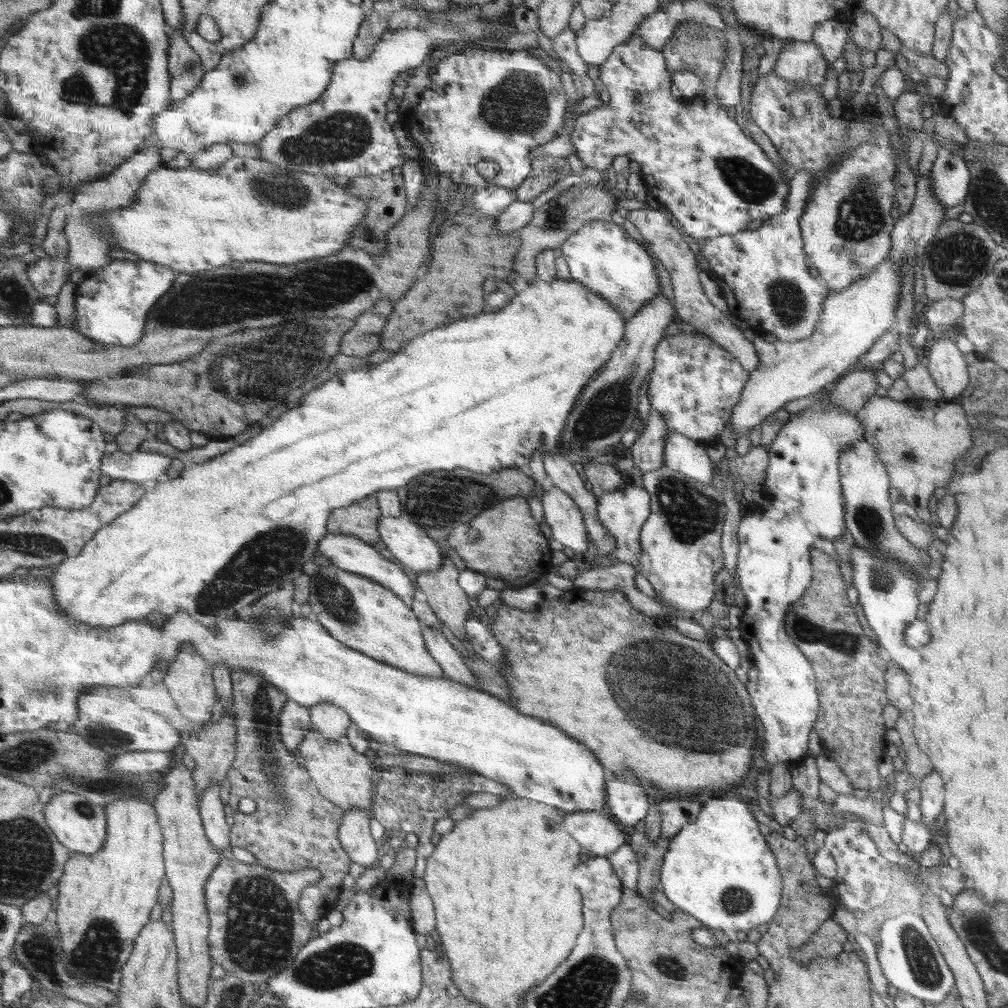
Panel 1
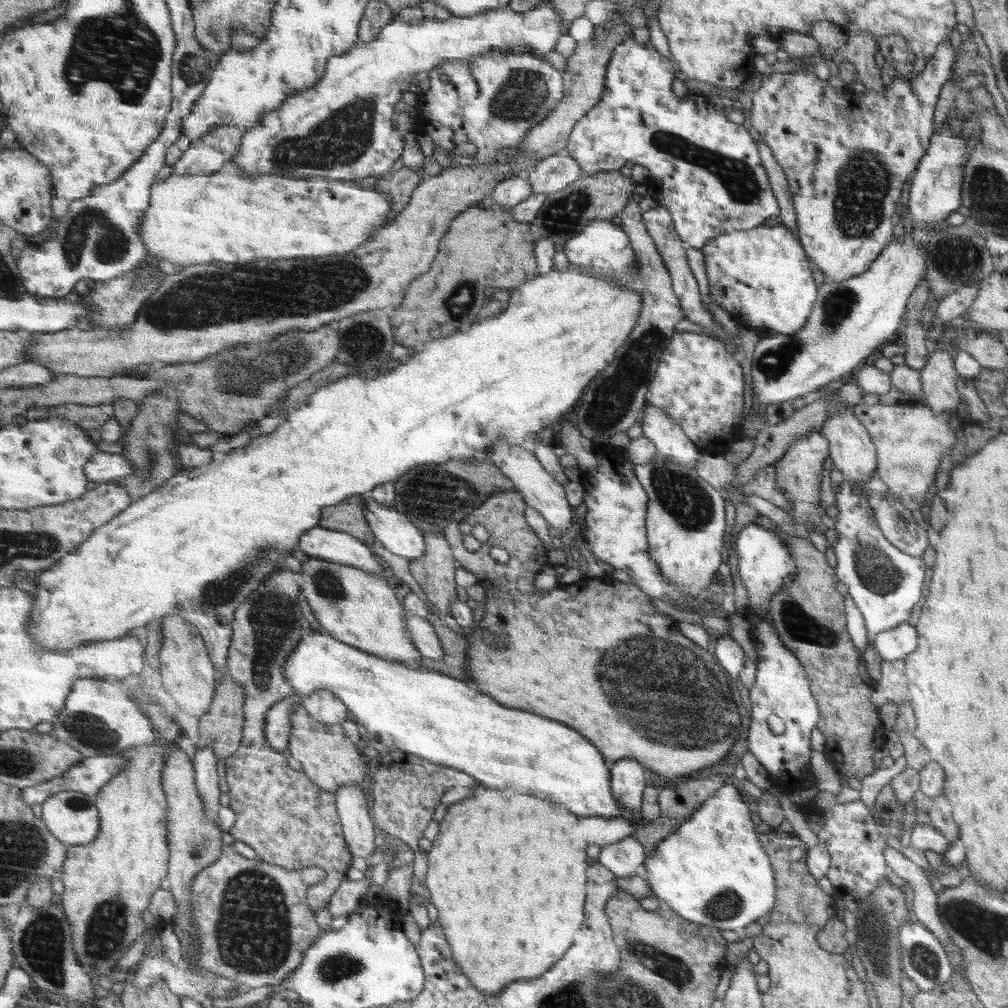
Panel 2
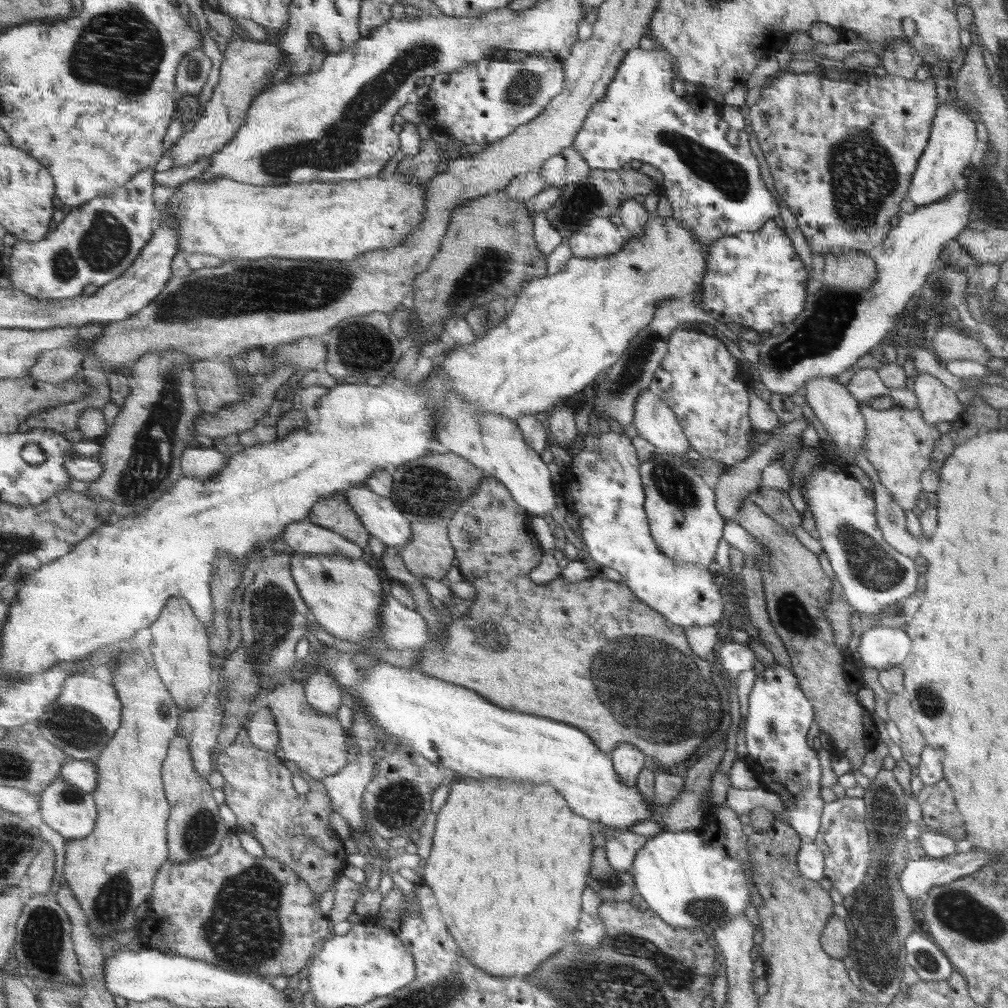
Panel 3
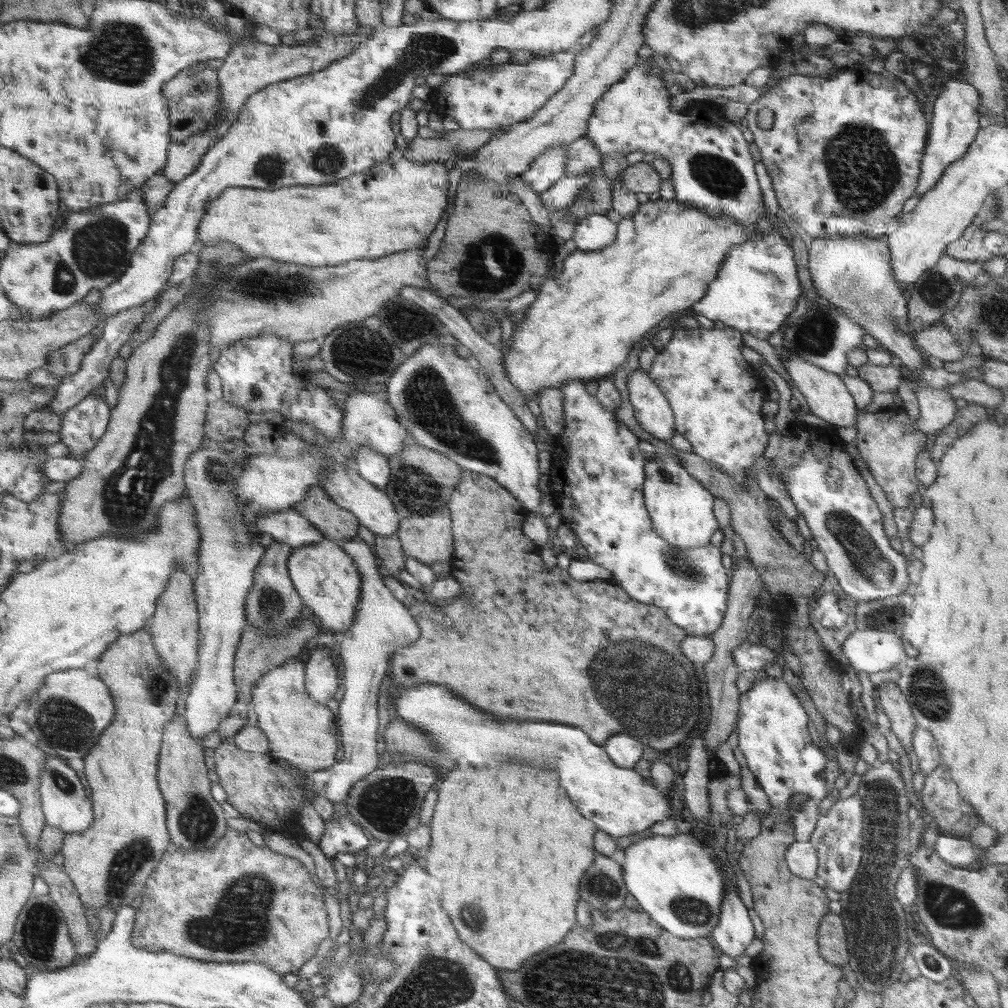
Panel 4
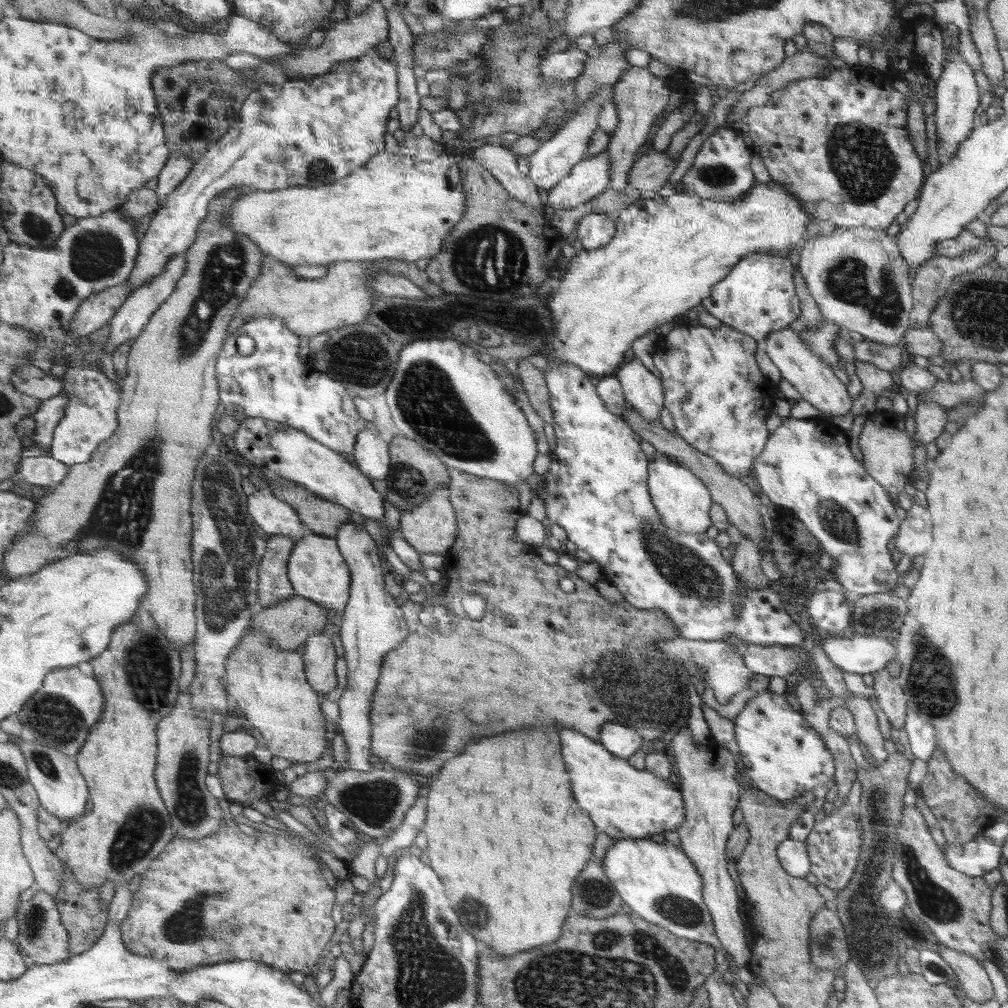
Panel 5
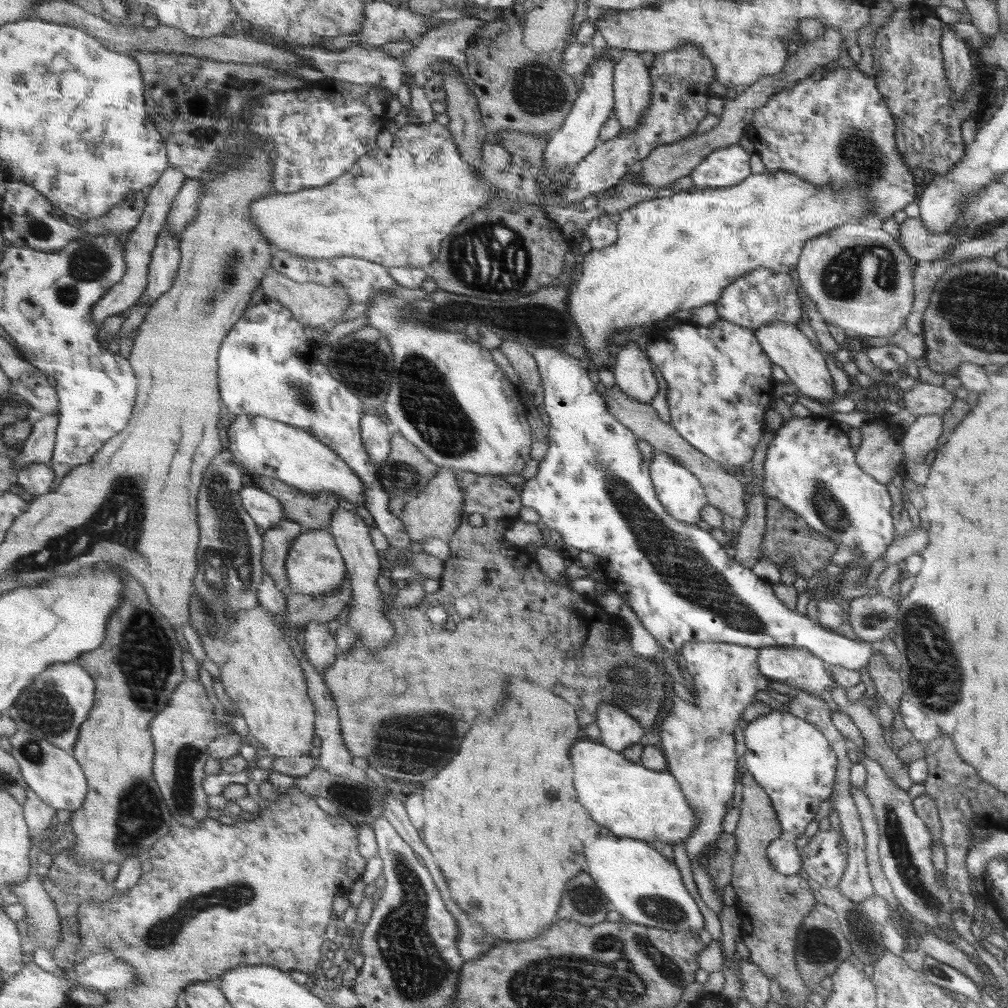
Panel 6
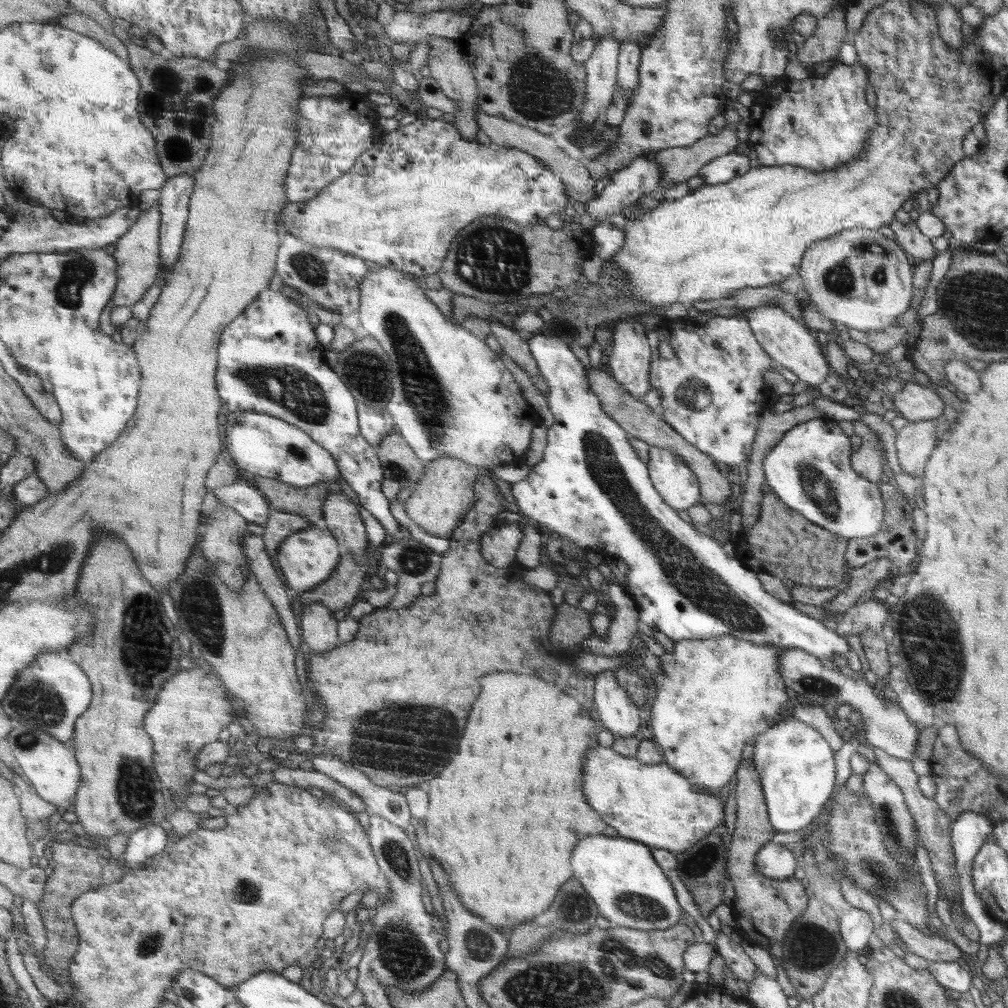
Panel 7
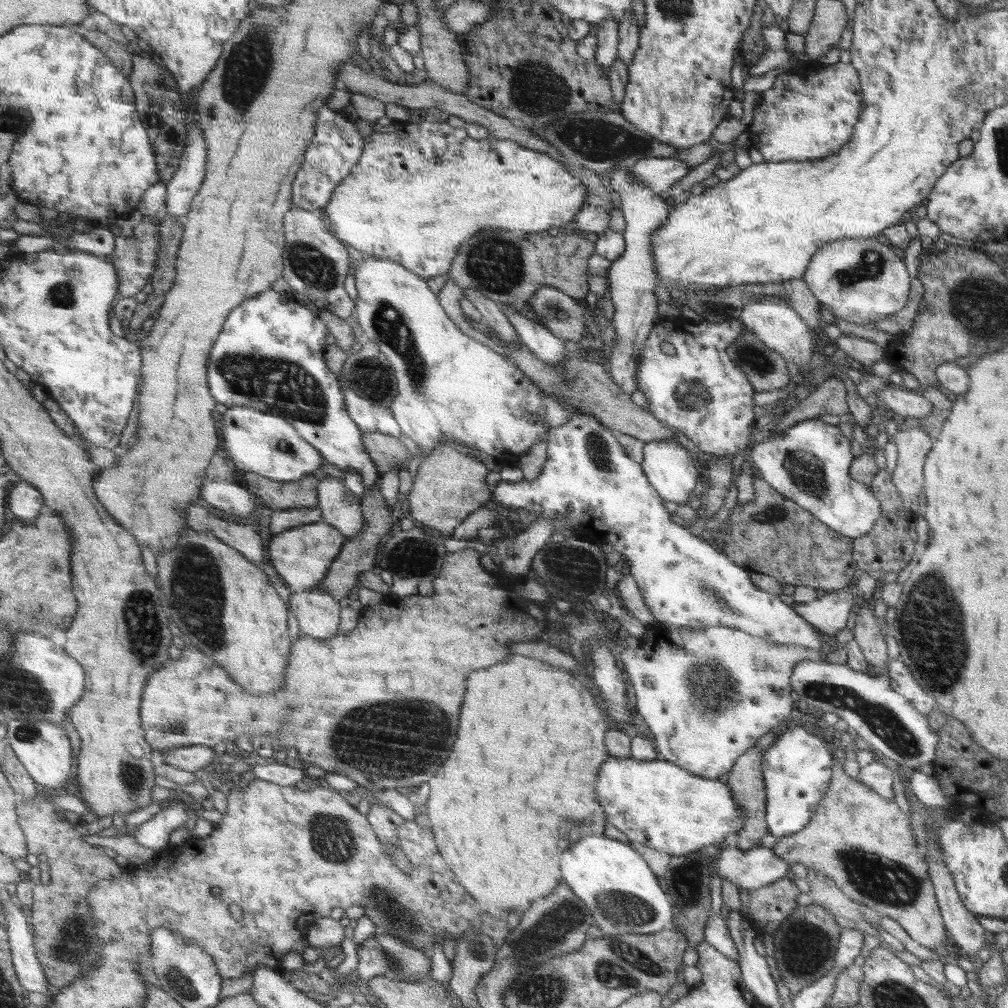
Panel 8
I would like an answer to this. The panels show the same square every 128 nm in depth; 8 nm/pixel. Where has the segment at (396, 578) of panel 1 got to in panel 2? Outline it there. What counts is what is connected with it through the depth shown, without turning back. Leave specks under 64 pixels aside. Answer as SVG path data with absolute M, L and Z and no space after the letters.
M318 526L318 528L310 528L297 541L297 548L310 557L382 574L382 565L378 563L372 549L346 532Z

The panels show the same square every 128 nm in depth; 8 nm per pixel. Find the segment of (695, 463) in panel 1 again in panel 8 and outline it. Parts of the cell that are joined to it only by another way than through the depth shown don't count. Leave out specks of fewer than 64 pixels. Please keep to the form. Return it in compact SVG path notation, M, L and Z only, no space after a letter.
M616 169L611 173L610 188L619 197L619 210L626 226L625 253L607 270L610 298L615 308L612 322L617 332L617 342L610 354L609 373L622 390L632 395L637 390L637 364L642 347L651 334L654 320L658 318L658 298L654 290L661 278L650 246L653 234L663 226L668 216L668 206L660 194L656 196L652 189L641 185L628 169Z

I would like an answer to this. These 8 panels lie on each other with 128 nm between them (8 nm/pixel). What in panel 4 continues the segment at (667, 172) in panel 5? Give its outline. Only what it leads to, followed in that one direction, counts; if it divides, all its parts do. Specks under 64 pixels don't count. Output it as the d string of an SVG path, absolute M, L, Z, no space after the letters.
M643 161L626 167L621 176L621 182L618 182L620 186L624 185L624 190L631 190L636 194L638 192L650 194L660 191L661 183L662 180L658 172L652 168L650 163Z

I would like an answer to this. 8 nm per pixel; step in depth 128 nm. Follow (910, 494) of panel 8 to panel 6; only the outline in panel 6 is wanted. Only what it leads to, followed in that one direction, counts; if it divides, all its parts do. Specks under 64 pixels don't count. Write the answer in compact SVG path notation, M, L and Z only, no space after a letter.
M938 414L918 416L904 431L902 449L905 450L906 459L916 464L926 463L940 442L938 438L944 431L944 418Z

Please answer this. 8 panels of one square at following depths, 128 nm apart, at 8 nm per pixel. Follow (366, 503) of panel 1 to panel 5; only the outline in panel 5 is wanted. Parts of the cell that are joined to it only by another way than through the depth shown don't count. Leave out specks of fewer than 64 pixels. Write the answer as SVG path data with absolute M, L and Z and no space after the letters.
M273 476L267 490L276 499L289 504L302 524L308 526L313 534L336 538L342 524L351 522L351 512L342 505L314 495L310 490L296 482Z

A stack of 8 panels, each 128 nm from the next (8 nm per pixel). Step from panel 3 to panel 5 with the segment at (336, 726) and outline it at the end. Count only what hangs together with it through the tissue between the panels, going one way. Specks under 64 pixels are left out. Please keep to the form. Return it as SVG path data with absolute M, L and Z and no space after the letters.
M250 627L230 655L226 676L235 708L260 732L265 747L297 767L318 760L328 748L326 719L318 704L319 695L304 678L302 657L296 651L277 649L266 633Z

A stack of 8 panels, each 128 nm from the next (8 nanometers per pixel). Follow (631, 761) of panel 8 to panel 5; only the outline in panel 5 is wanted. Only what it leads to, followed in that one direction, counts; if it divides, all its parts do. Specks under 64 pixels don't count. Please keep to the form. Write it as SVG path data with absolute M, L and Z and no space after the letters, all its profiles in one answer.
M562 730L562 752L566 752L566 764L570 764L570 776L574 776L574 792L578 792L578 804L594 816L594 824L612 838L646 839L653 834L677 830L685 822L685 803L674 779L654 776L645 768L638 770L626 759L614 756L600 740L594 741L574 730Z

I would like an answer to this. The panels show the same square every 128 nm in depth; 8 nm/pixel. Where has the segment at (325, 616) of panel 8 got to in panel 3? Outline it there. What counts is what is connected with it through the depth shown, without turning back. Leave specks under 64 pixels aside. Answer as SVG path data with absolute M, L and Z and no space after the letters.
M318 667L306 679L305 687L307 700L311 707L329 715L334 715L340 708L342 694L331 672Z

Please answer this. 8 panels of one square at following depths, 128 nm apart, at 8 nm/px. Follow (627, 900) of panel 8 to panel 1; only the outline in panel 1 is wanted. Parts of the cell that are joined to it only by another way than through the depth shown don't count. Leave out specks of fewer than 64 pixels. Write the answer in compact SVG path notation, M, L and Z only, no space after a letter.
M730 789L725 791L722 796L713 796L709 801L706 801L701 807L701 811L698 813L697 819L692 824L687 824L682 827L677 835L674 835L669 842L668 850L663 858L663 863L659 872L659 889L668 897L668 900L677 906L678 909L683 910L690 914L690 916L701 920L706 927L710 927L712 930L722 930L734 934L737 931L749 932L750 930L756 930L759 924L767 923L772 920L772 917L778 912L780 906L780 892L782 892L782 875L780 874L776 861L774 860L775 853L768 847L768 842L764 842L764 836L758 832L758 823L748 806L740 800L740 796L736 794L736 791Z

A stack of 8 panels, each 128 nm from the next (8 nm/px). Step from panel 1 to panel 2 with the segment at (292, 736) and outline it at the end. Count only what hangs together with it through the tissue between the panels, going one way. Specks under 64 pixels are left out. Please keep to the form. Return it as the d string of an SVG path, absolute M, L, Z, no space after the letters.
M294 693L288 699L277 702L269 708L266 725L266 742L270 748L277 749L278 752L287 750L292 725L290 717L293 708L301 703L301 696Z

